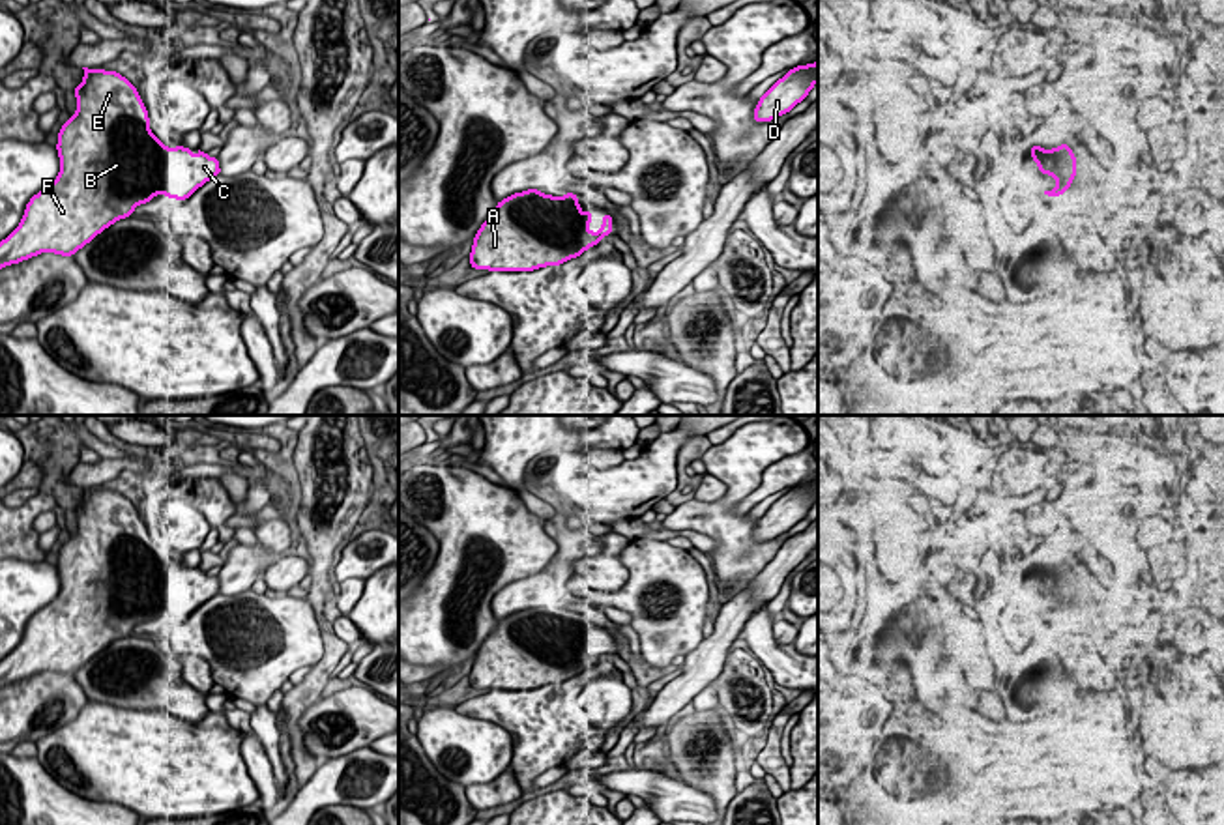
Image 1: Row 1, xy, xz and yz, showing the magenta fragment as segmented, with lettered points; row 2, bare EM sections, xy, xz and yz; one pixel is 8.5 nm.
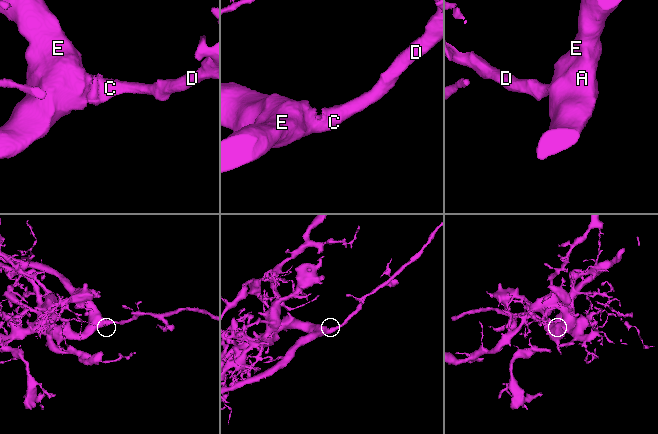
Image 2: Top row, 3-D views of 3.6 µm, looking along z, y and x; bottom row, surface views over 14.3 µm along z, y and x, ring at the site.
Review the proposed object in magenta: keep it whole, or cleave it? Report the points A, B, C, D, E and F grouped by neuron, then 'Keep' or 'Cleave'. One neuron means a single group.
Groups: A B C D E F. Keep

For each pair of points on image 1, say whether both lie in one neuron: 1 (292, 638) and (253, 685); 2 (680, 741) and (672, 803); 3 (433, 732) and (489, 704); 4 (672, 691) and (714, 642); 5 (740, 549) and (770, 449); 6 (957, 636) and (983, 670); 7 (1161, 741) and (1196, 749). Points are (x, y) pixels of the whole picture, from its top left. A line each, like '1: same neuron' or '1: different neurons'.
1: same neuron
2: different neurons
3: different neurons
4: same neuron
5: same neuron
6: same neuron
7: same neuron

